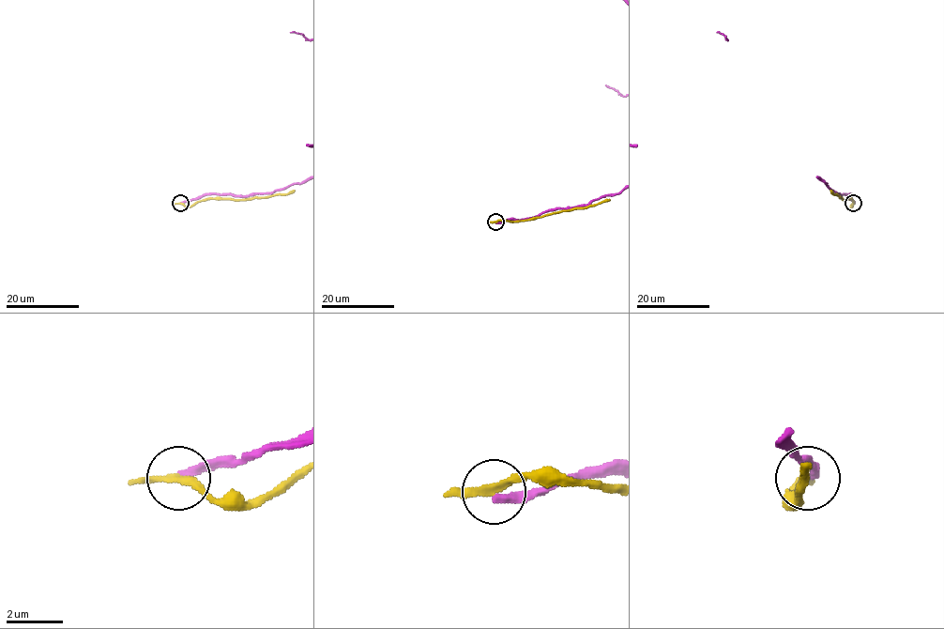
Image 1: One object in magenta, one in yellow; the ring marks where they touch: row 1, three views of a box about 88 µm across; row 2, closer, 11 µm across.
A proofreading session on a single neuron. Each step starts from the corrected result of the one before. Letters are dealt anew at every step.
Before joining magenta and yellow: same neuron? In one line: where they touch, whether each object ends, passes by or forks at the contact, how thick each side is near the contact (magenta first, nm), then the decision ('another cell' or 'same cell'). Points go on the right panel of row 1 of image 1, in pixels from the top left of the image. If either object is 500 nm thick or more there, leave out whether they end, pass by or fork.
place (853, 203); magenta ends; yellow passes by; calibres 280 and 220 nm; another cell

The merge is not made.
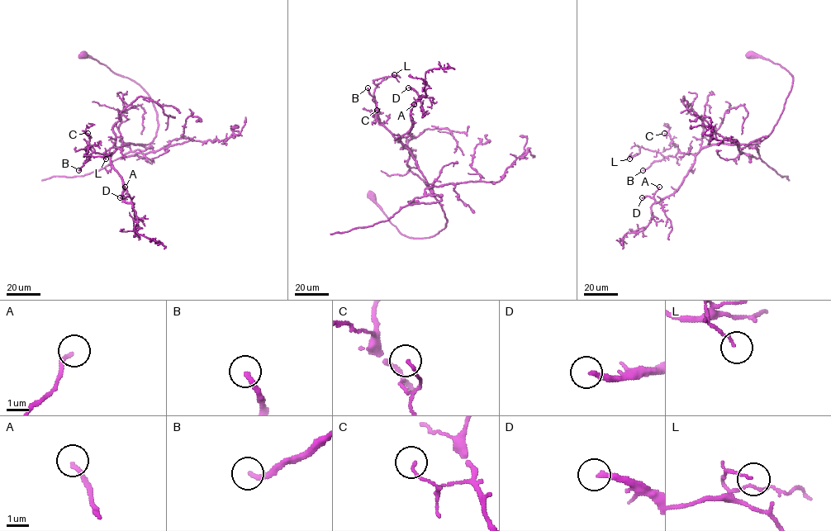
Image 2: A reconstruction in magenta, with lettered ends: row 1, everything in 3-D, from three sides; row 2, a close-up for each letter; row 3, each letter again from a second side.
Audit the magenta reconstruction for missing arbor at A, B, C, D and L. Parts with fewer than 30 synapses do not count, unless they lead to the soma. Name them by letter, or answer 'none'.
D

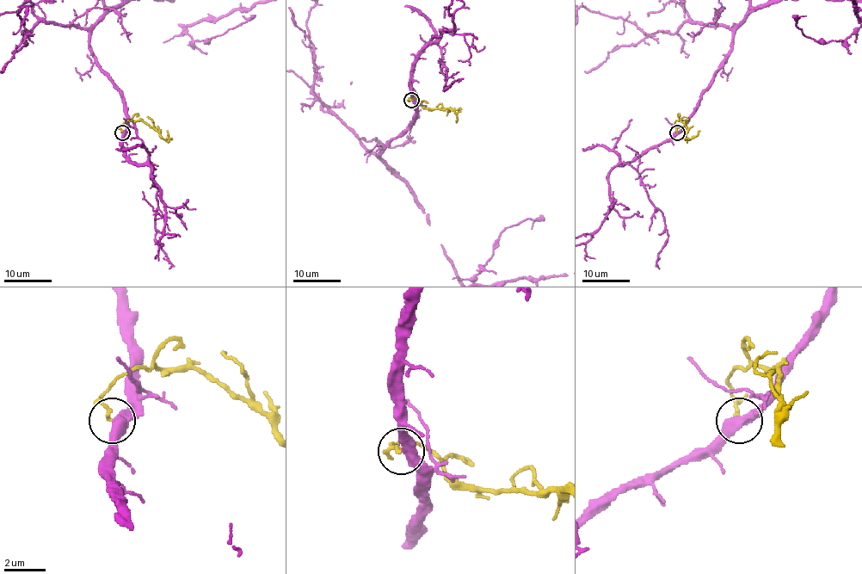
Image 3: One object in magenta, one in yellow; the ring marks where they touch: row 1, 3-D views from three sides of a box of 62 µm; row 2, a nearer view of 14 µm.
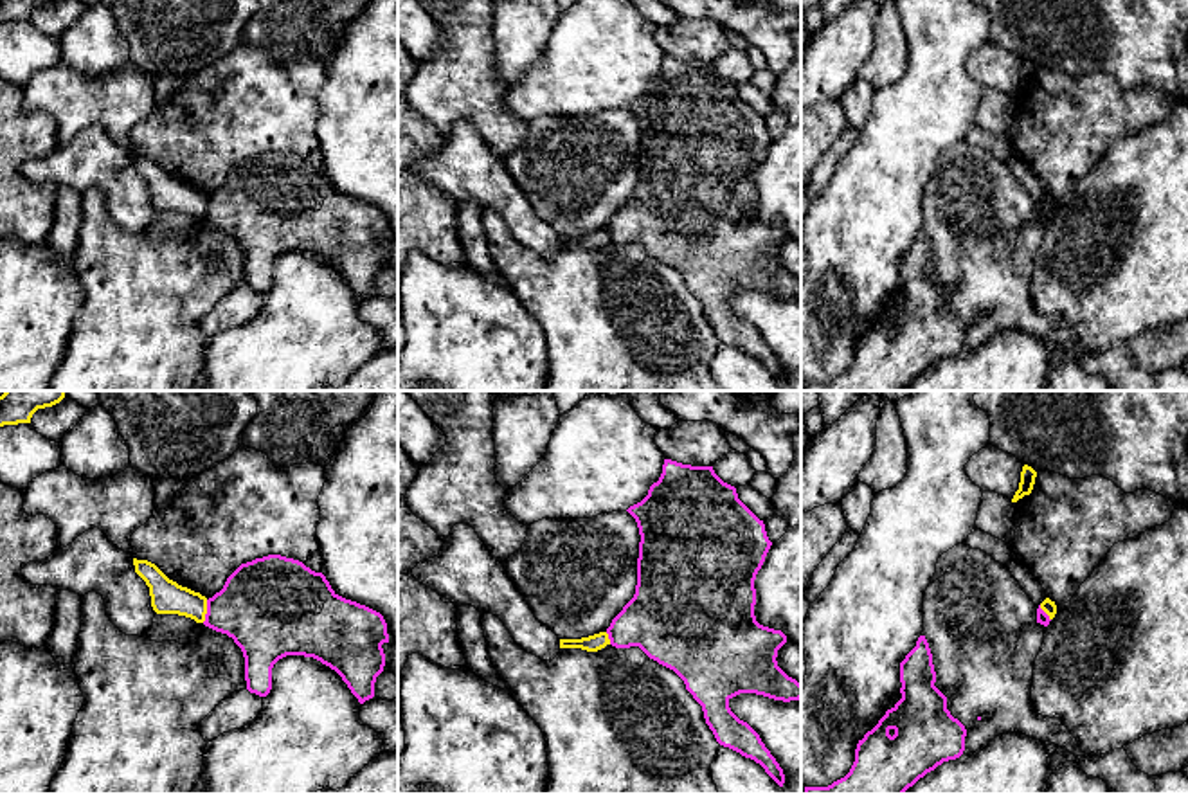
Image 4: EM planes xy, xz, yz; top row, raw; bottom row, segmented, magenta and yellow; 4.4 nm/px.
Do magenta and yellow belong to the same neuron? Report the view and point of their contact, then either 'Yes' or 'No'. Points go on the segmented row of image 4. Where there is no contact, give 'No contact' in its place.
Touches magenta at xy (207, 611). No

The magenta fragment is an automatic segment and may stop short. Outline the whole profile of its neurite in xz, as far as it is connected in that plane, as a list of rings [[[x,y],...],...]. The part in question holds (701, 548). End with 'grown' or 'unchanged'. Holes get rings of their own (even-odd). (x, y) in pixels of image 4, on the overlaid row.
[[[664,459],[662,474],[648,490],[648,495],[626,510],[637,522],[641,542],[637,558],[637,585],[634,598],[612,619],[607,628],[616,648],[639,646],[650,659],[673,670],[686,690],[702,706],[706,724],[716,742],[760,763],[779,785],[785,774],[760,735],[729,708],[729,700],[740,693],[756,693],[774,700],[799,700],[801,684],[778,666],[778,650],[787,643],[781,630],[756,621],[754,580],[772,546],[765,524],[740,499],[736,488],[724,483],[713,466],[691,466]]] | unchanged

